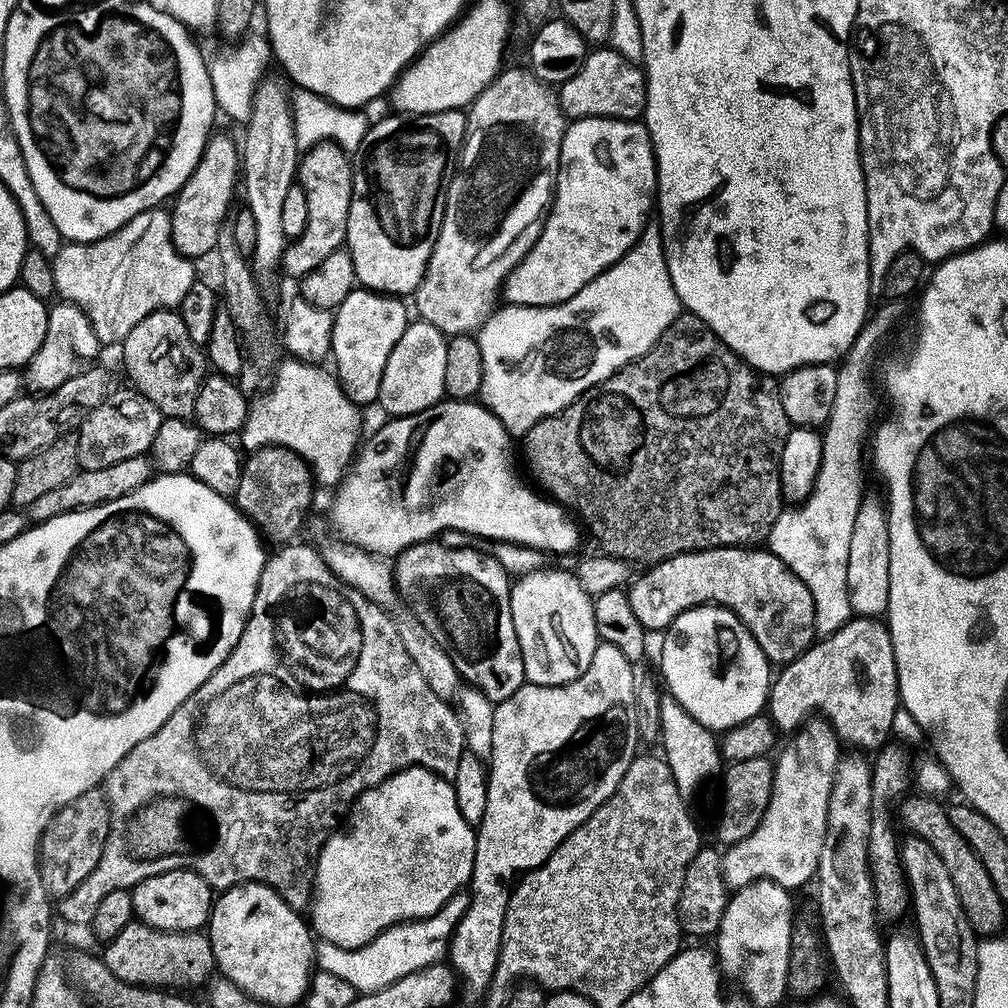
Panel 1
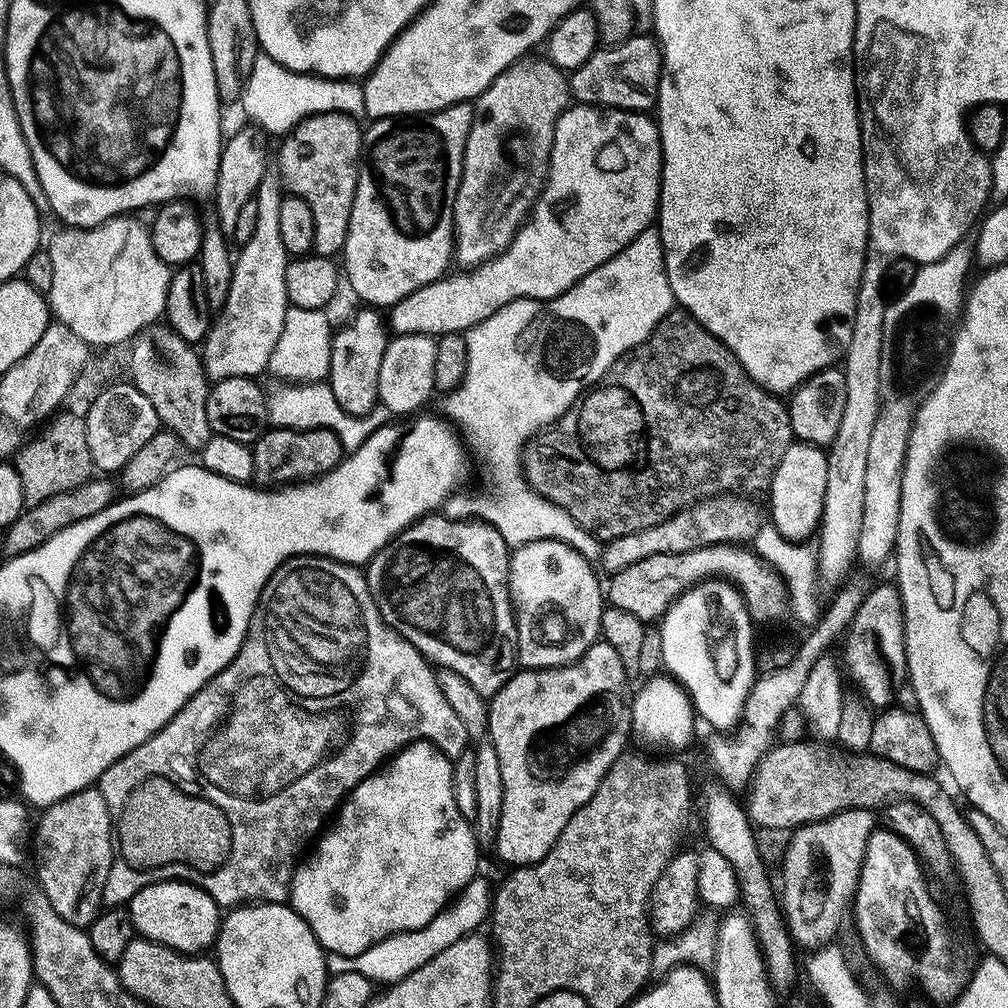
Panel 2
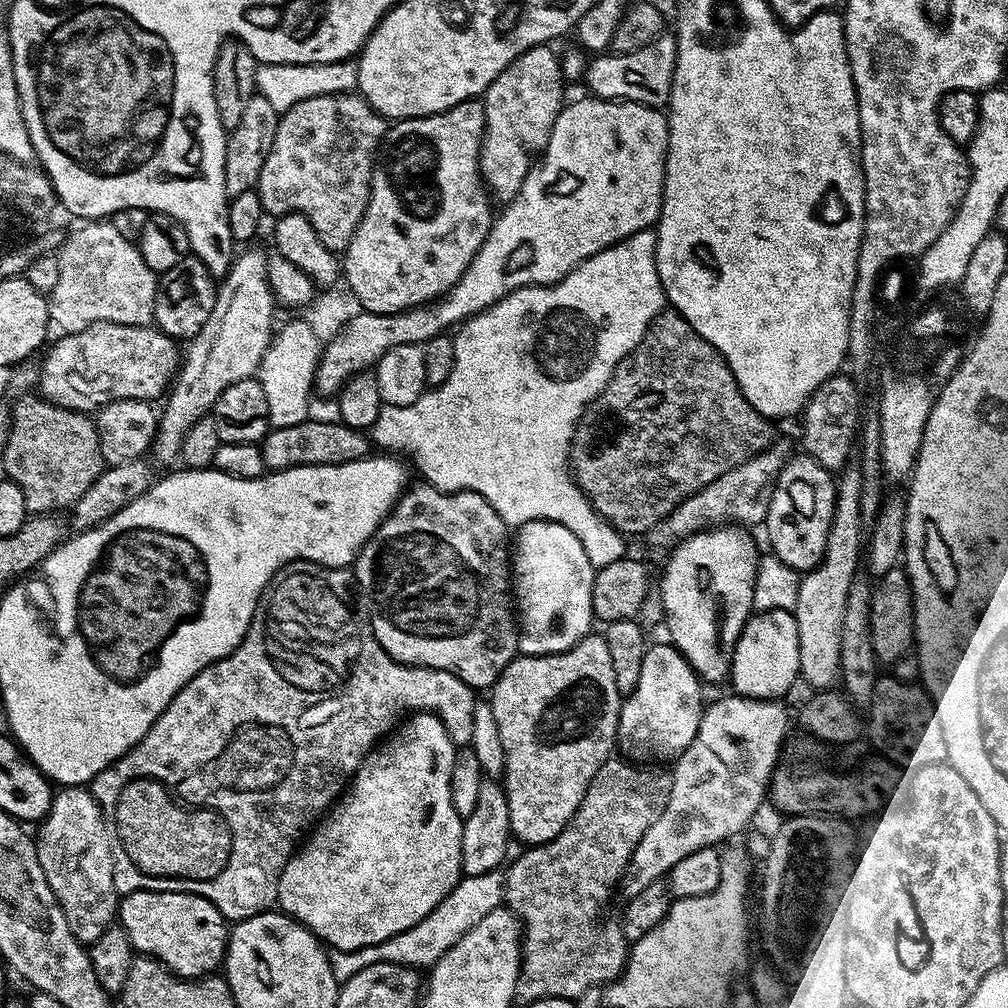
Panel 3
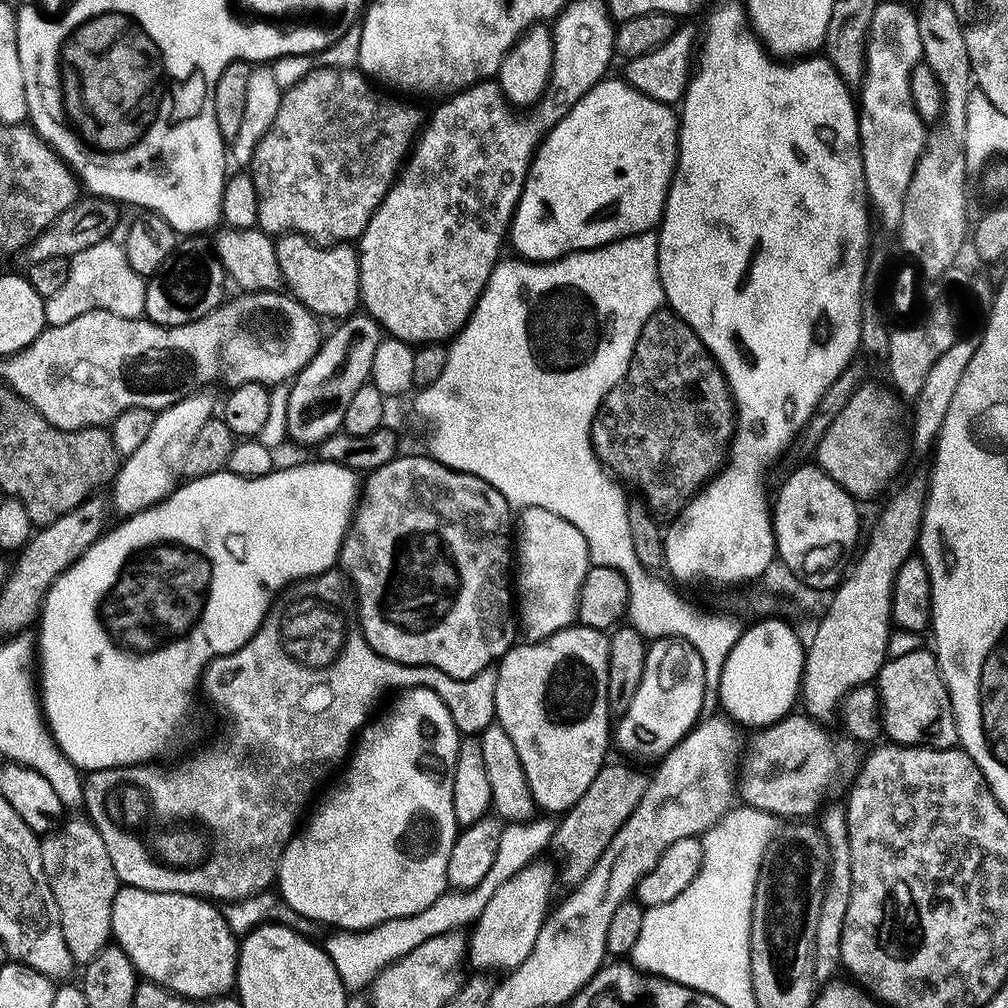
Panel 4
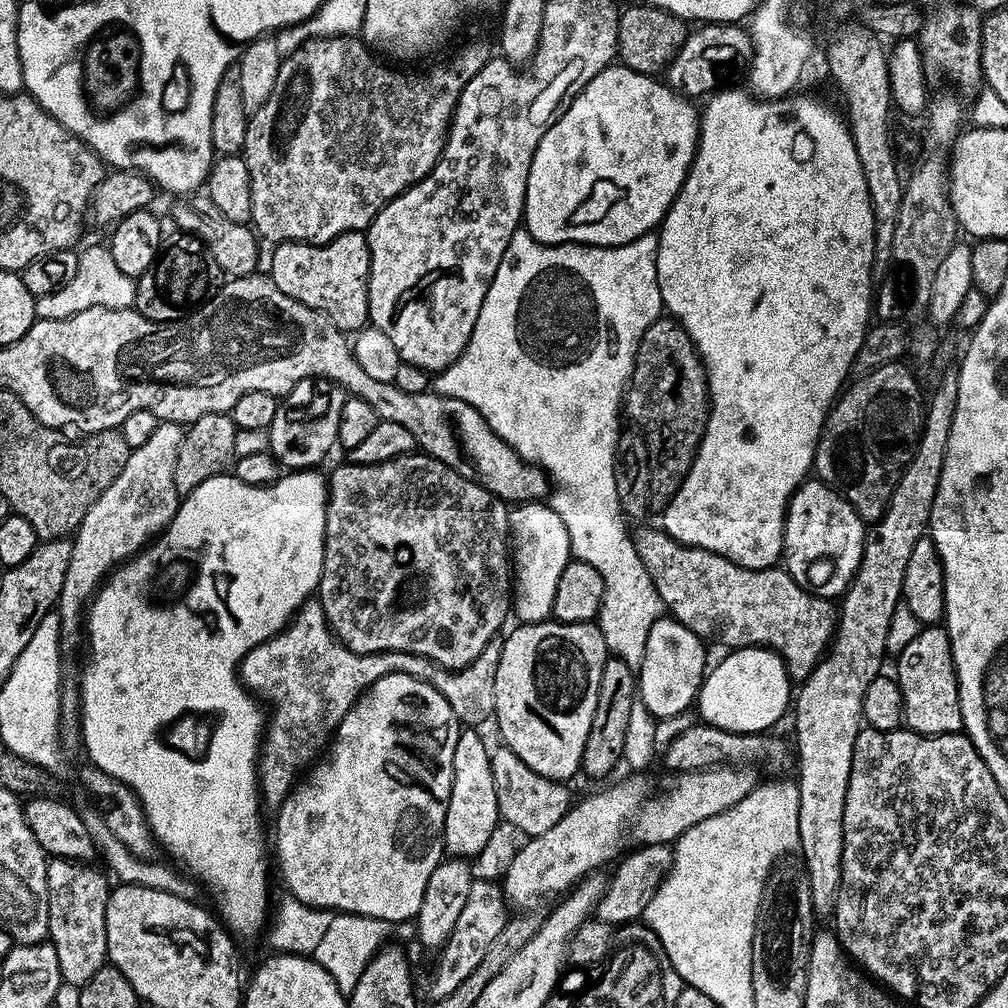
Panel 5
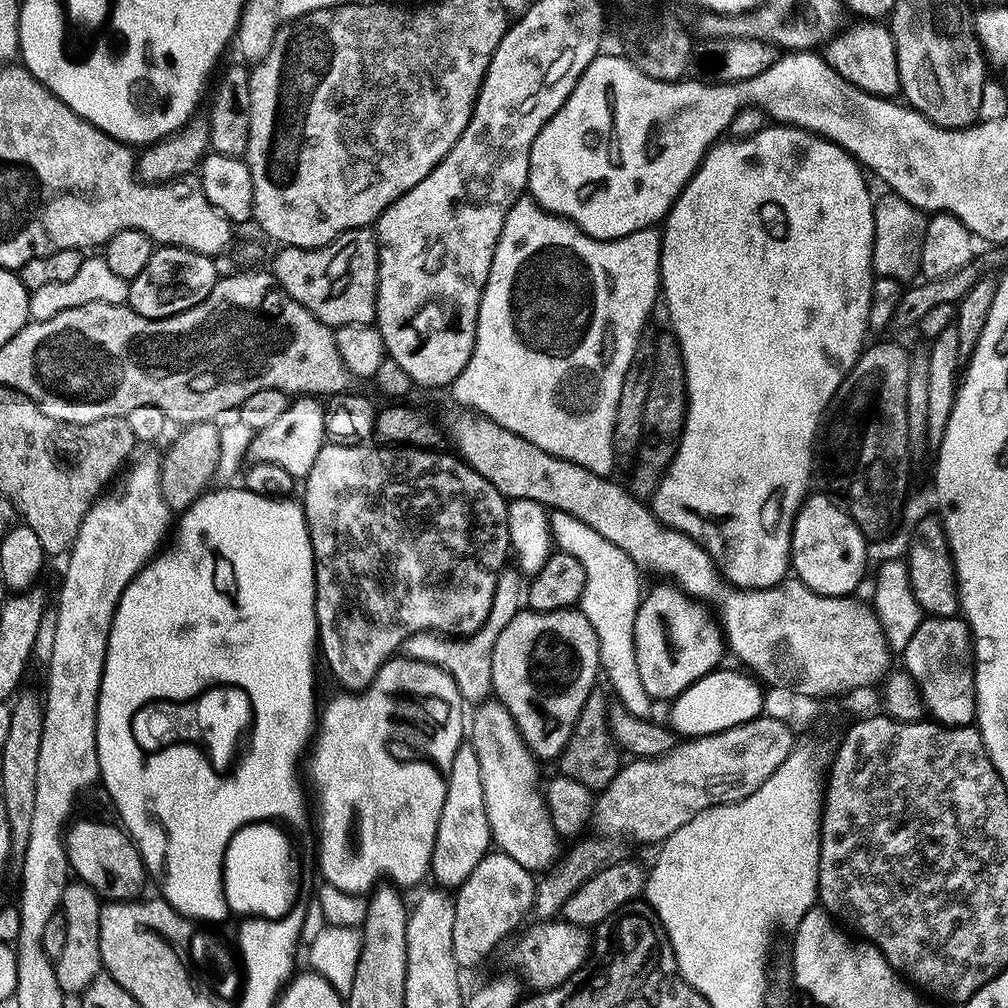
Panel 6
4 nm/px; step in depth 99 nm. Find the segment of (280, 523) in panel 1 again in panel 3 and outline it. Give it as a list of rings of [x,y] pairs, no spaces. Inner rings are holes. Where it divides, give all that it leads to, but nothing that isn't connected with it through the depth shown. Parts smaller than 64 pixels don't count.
[[[307,418],[294,426],[271,429],[262,441],[265,469],[301,468],[307,464],[345,464],[362,460],[373,451],[374,444],[367,431],[332,420]]]

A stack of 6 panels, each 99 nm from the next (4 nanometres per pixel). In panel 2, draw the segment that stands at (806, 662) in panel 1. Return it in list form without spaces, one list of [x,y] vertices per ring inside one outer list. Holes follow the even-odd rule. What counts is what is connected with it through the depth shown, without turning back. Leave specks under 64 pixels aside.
[[[895,583],[880,584],[869,587],[866,598],[862,598],[862,606],[858,606],[858,614],[850,622],[848,631],[843,633],[844,660],[842,656],[842,668],[856,679],[855,686],[861,696],[866,699],[873,709],[883,710],[893,703],[896,691],[905,687],[908,675],[908,663],[906,662],[906,642],[904,641],[904,607],[900,597],[900,589]]]

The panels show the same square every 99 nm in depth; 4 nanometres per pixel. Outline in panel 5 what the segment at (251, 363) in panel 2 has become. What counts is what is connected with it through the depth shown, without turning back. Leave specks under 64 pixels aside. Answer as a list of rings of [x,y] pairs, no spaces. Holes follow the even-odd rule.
[[[167,422],[157,423],[154,434],[142,442],[142,446],[131,449],[128,453],[126,466],[110,482],[110,486],[90,506],[86,518],[82,518],[80,527],[74,533],[70,570],[66,570],[66,582],[62,582],[62,594],[58,601],[58,611],[61,618],[60,647],[65,653],[72,652],[82,644],[82,617],[86,612],[86,602],[91,601],[94,593],[104,583],[106,577],[117,566],[132,559],[141,548],[153,538],[159,537],[180,509],[181,493],[174,486],[174,462],[178,460],[178,446],[182,444],[185,429],[178,424]]]

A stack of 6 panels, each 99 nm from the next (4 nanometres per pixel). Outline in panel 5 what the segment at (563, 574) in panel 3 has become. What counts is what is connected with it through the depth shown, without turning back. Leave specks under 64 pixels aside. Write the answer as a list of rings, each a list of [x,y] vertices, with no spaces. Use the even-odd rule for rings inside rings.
[[[520,502],[508,513],[510,556],[514,561],[514,595],[510,605],[520,624],[541,624],[552,616],[558,578],[572,556],[572,540],[562,518],[544,502]]]

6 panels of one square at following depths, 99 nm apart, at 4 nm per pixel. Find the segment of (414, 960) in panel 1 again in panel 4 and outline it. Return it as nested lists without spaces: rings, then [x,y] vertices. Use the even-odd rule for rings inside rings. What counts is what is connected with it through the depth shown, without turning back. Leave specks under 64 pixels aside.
[[[532,818],[525,823],[505,823],[502,830],[502,838],[498,842],[498,854],[494,866],[478,886],[465,890],[445,890],[436,901],[426,910],[418,914],[410,914],[406,918],[394,918],[386,922],[367,928],[365,932],[346,932],[336,930],[331,933],[328,941],[323,941],[322,947],[327,952],[330,962],[334,962],[334,970],[338,970],[338,978],[342,986],[349,993],[363,993],[372,983],[372,979],[388,964],[401,960],[414,946],[422,946],[435,936],[441,936],[447,932],[467,929],[475,925],[482,910],[486,910],[486,902],[494,898],[494,892],[518,870],[533,863],[536,856],[543,848],[547,849],[552,843],[556,833],[557,821],[552,818]],[[468,924],[468,925],[467,925]]]

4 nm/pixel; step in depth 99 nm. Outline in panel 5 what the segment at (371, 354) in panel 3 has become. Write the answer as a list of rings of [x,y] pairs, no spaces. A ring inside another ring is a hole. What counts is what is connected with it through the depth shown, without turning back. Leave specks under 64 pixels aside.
[[[609,66],[602,69],[582,91],[569,102],[557,115],[556,119],[542,134],[542,142],[538,142],[538,150],[534,150],[530,162],[530,174],[524,199],[523,227],[539,244],[592,244],[596,248],[613,248],[626,242],[634,242],[634,238],[644,236],[647,232],[659,229],[660,222],[668,212],[668,207],[680,192],[692,160],[696,156],[696,144],[700,141],[700,116],[698,108],[687,96],[680,95],[667,83],[656,81],[652,74],[636,72],[623,66]],[[302,380],[292,388],[287,396],[279,401],[274,422],[267,429],[269,449],[281,465],[288,470],[312,470],[316,463],[333,447],[337,447],[336,416],[324,416],[320,404],[312,404],[312,387],[309,381]]]

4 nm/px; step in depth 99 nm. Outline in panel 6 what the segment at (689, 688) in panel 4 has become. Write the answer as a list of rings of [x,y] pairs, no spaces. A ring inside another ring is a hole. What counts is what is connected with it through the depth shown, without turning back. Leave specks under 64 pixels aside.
[[[660,582],[657,588],[643,593],[634,618],[634,654],[638,662],[638,678],[642,678],[644,693],[653,701],[671,702],[698,678],[721,667],[720,659],[726,656],[726,641],[713,613],[699,600],[693,600],[685,592],[668,582]]]

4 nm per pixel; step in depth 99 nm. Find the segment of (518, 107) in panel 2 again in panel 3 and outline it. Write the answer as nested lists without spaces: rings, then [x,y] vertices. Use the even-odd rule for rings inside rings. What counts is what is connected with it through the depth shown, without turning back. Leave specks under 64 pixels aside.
[[[539,44],[526,50],[482,93],[484,141],[480,144],[480,174],[497,201],[507,202],[519,194],[526,174],[550,142],[554,122],[565,103],[562,60],[550,49],[548,44]]]

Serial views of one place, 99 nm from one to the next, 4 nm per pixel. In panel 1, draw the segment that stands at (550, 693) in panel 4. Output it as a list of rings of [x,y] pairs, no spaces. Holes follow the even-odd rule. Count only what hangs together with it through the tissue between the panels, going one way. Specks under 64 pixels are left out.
[[[603,642],[597,643],[589,662],[578,678],[562,686],[538,686],[525,682],[510,698],[494,710],[494,742],[487,765],[488,797],[486,814],[475,829],[476,849],[474,870],[470,881],[470,899],[466,914],[452,932],[446,953],[450,967],[462,981],[462,988],[476,998],[488,991],[488,983],[498,962],[502,942],[502,922],[506,922],[506,906],[510,902],[518,874],[542,866],[550,854],[602,802],[618,790],[622,774],[638,754],[640,739],[635,724],[634,664],[617,650]]]

